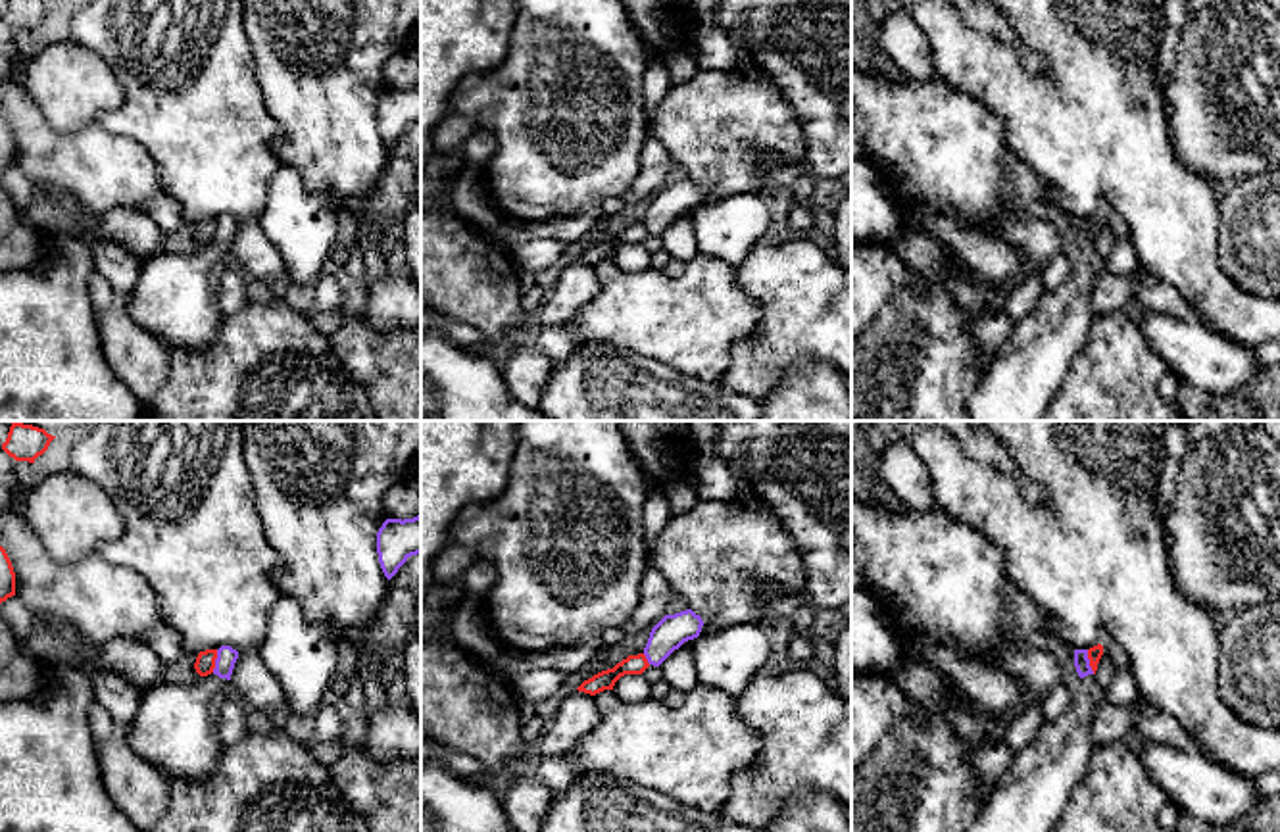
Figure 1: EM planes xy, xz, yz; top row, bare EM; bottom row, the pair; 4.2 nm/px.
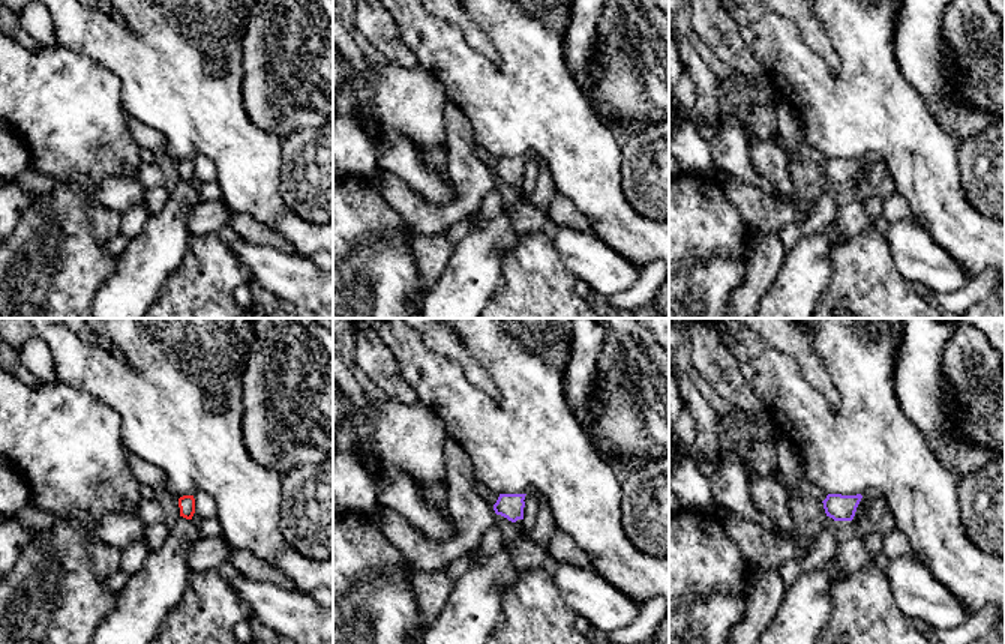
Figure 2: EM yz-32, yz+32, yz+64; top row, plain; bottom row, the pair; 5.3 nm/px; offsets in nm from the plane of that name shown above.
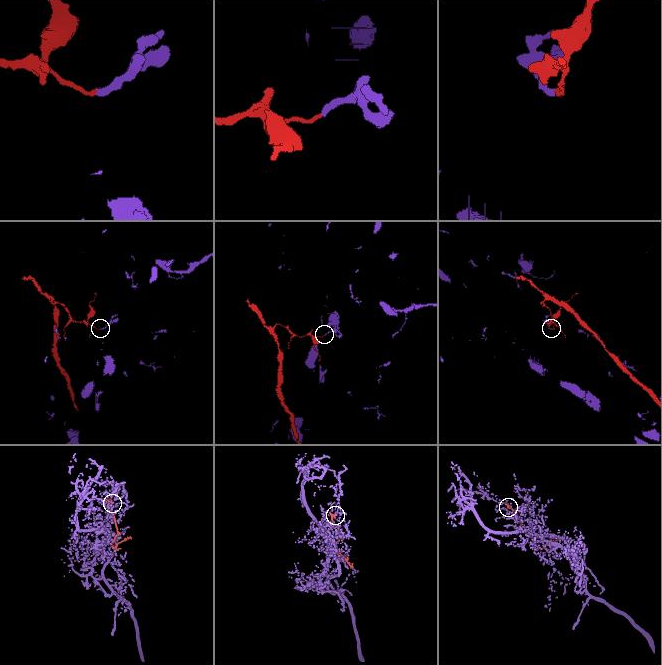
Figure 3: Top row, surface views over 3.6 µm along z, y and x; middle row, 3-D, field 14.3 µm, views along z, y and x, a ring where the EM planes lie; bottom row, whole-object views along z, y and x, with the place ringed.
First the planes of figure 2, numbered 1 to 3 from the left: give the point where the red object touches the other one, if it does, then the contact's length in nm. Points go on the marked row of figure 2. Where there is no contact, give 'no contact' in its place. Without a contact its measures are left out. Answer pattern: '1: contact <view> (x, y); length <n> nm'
1: no contact
2: no contact
3: no contact

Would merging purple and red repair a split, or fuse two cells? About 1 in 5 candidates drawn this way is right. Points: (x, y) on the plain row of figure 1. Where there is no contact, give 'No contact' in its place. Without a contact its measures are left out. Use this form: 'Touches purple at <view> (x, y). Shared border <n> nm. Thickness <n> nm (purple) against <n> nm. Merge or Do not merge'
Touches purple at yz (1088, 231). Shared border 110 nm. Thickness 60 nm (purple) against 60 nm. Do not merge

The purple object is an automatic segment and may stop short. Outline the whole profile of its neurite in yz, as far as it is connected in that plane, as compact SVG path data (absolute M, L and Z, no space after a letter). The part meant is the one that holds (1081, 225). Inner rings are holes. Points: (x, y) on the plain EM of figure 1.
M1074 219L1080 259L1067 281L1044 292L1034 311L1015 321L990 369L971 394L971 421L1042 421L1094 323L1094 281L1105 271L1088 229Z

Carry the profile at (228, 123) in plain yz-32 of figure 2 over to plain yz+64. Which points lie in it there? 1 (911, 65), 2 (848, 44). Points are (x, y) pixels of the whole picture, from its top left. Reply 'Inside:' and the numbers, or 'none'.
Inside: 2

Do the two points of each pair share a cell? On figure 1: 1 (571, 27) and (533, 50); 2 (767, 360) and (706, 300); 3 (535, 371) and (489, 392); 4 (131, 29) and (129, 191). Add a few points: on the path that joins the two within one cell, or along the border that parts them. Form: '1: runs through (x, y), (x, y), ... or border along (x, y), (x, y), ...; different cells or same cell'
1: runs through (562, 37), (548, 50), (542, 50); same cell
2: border along (748, 293), (762, 316), (731, 346), (721, 377); different cells
3: border along (498, 367), (514, 400); different cells
4: border along (97, 120), (106, 129), (133, 139), (160, 171); different cells

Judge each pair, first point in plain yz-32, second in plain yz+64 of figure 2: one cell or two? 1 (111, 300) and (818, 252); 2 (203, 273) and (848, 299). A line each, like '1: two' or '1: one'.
1: one
2: one

